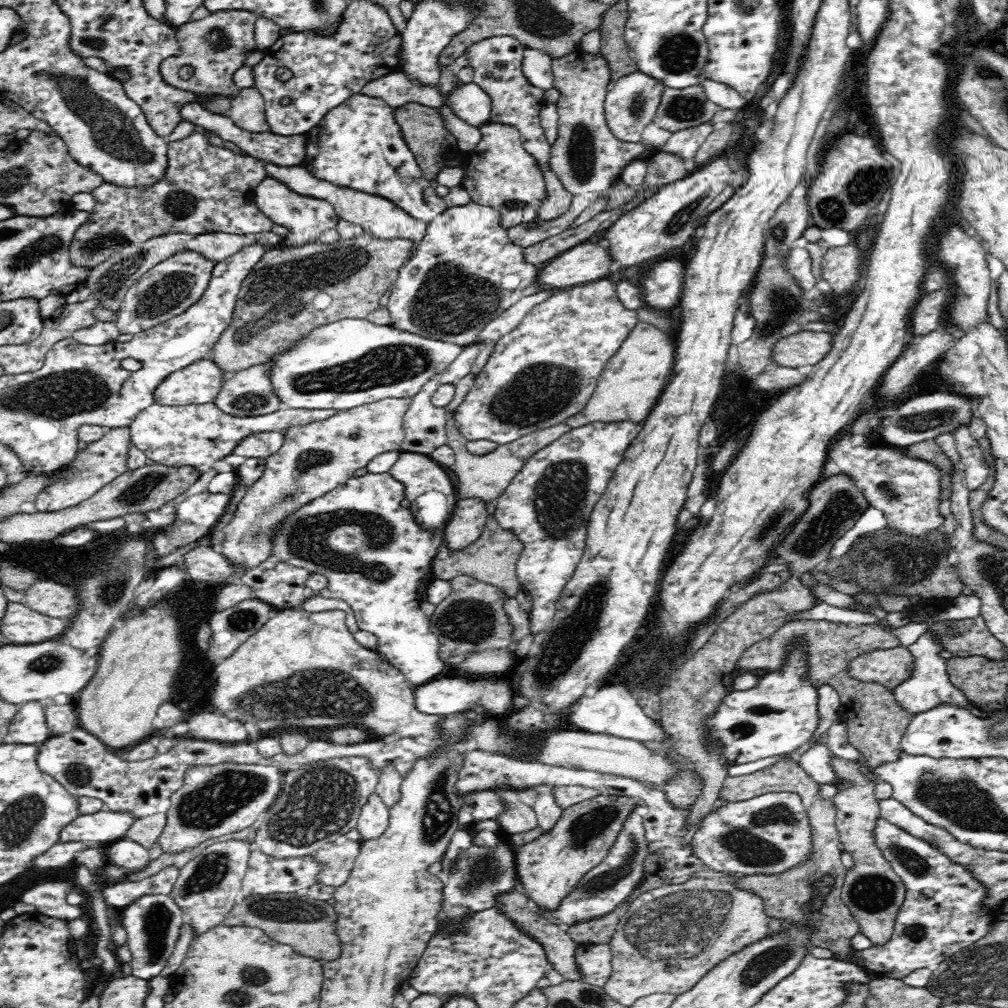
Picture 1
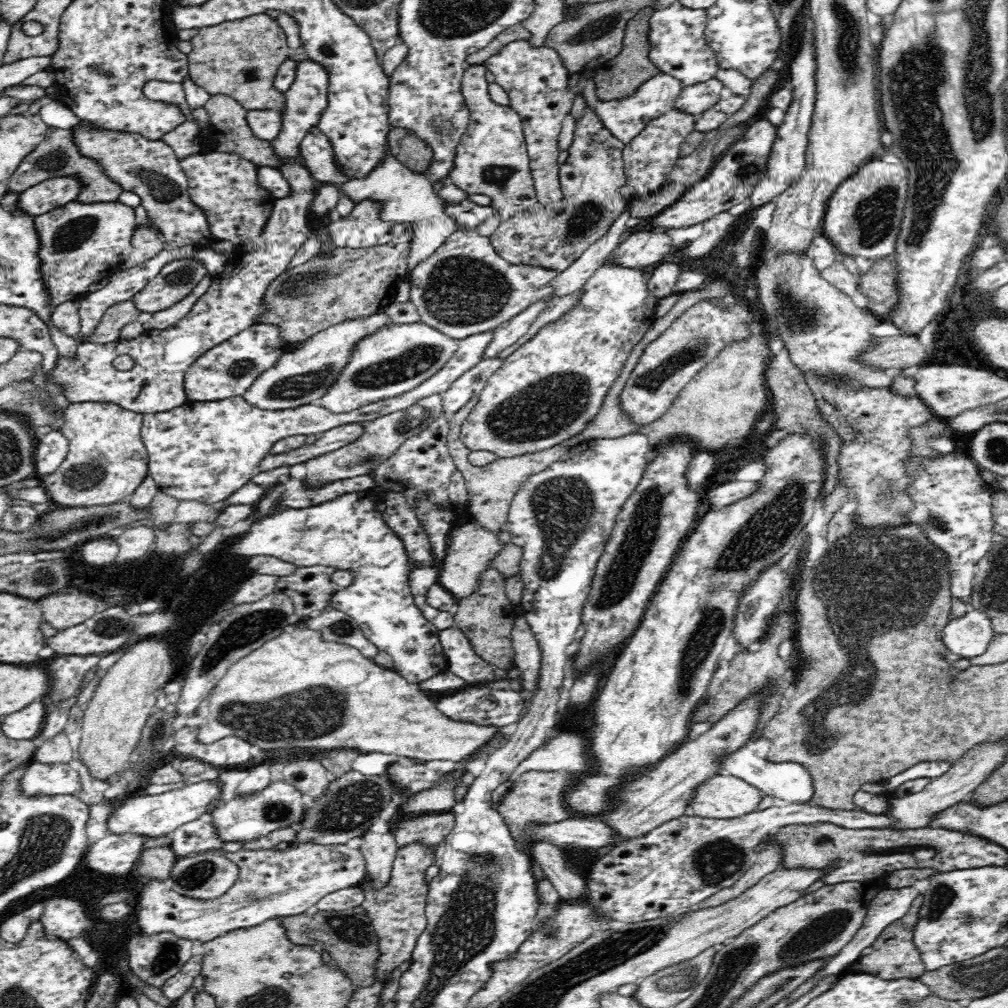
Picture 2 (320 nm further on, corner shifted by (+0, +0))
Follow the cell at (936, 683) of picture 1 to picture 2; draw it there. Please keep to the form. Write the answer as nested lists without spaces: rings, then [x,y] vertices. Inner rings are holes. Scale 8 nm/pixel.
[[[970,609],[963,617],[948,621],[943,632],[943,641],[951,652],[969,659],[984,654],[996,635],[987,614]]]

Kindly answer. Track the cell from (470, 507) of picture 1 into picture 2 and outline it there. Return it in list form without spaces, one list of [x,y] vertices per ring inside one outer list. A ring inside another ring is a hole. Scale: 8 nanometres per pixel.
[[[473,520],[449,532],[446,556],[442,560],[437,583],[456,599],[456,602],[468,598],[479,587],[481,576],[491,566],[491,562],[505,545],[498,539],[496,533],[480,528]]]

